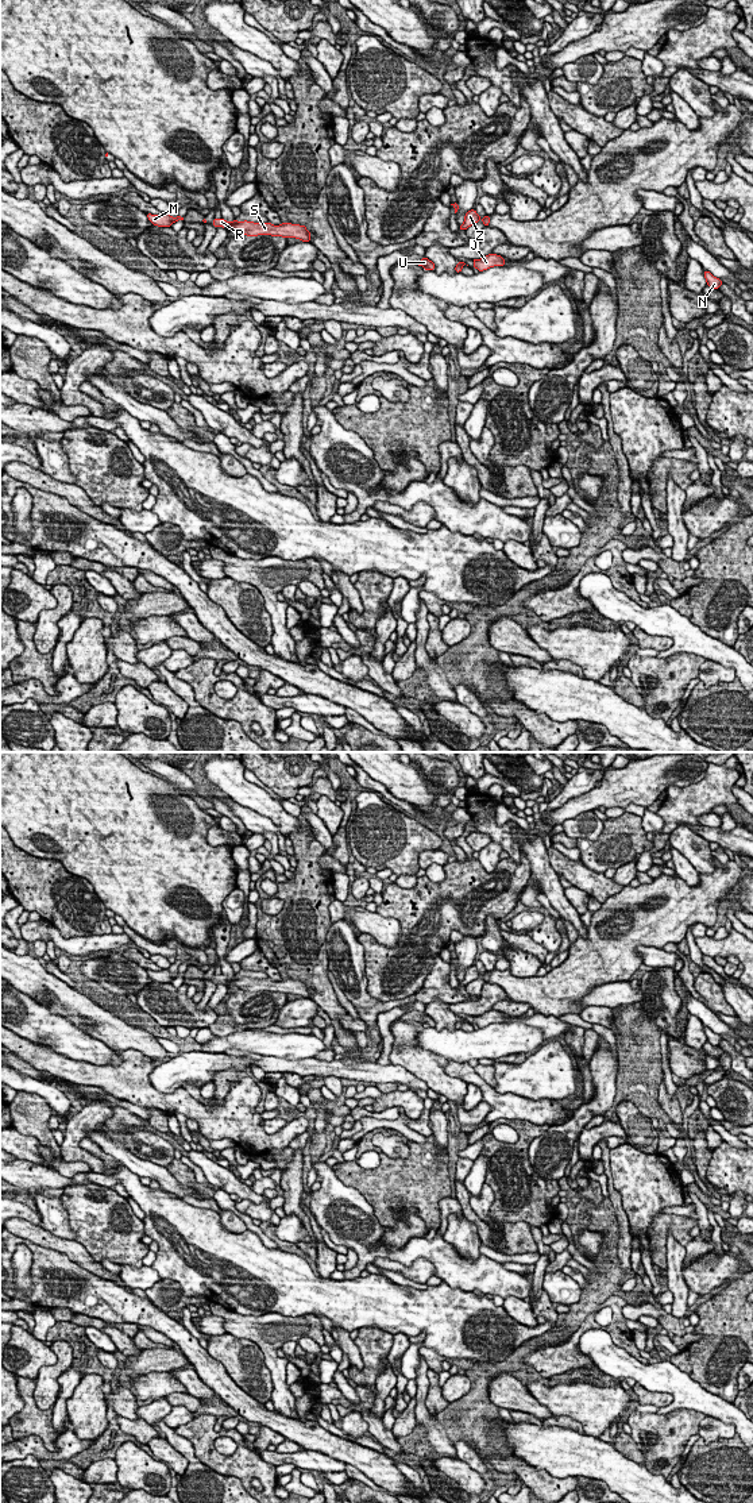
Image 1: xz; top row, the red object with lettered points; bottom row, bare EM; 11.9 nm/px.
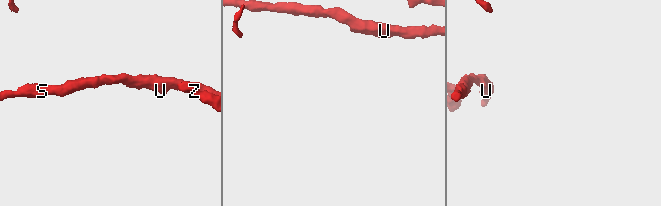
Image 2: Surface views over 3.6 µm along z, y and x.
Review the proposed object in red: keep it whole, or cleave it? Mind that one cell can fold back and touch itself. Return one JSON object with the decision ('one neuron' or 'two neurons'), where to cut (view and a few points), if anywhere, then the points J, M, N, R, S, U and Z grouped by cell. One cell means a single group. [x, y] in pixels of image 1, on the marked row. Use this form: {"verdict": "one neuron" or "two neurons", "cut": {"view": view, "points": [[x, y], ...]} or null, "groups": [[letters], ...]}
{"verdict": "one neuron", "cut": null, "groups": [["J", "M", "N", "R", "S", "U", "Z"]]}

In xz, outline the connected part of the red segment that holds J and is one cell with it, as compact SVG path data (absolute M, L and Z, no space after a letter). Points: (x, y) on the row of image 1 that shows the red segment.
M493 253L483 257L482 259L472 259L472 262L474 262L472 269L476 267L479 271L487 270L494 266L503 266L506 263L506 261L501 255Z

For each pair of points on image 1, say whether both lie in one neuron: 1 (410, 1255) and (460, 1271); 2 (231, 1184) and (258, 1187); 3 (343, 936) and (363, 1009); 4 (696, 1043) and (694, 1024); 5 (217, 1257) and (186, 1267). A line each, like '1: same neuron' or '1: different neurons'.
1: same neuron
2: different neurons
3: same neuron
4: same neuron
5: same neuron

